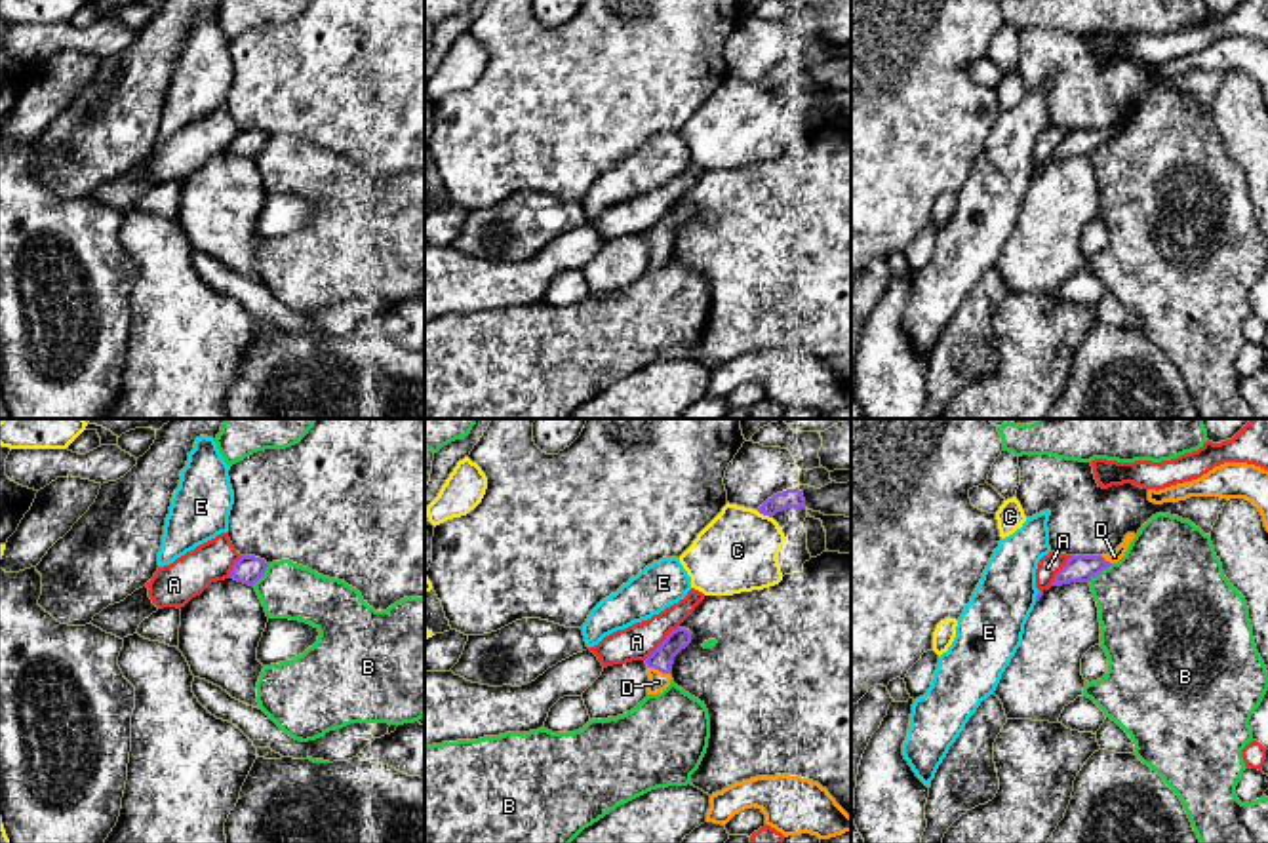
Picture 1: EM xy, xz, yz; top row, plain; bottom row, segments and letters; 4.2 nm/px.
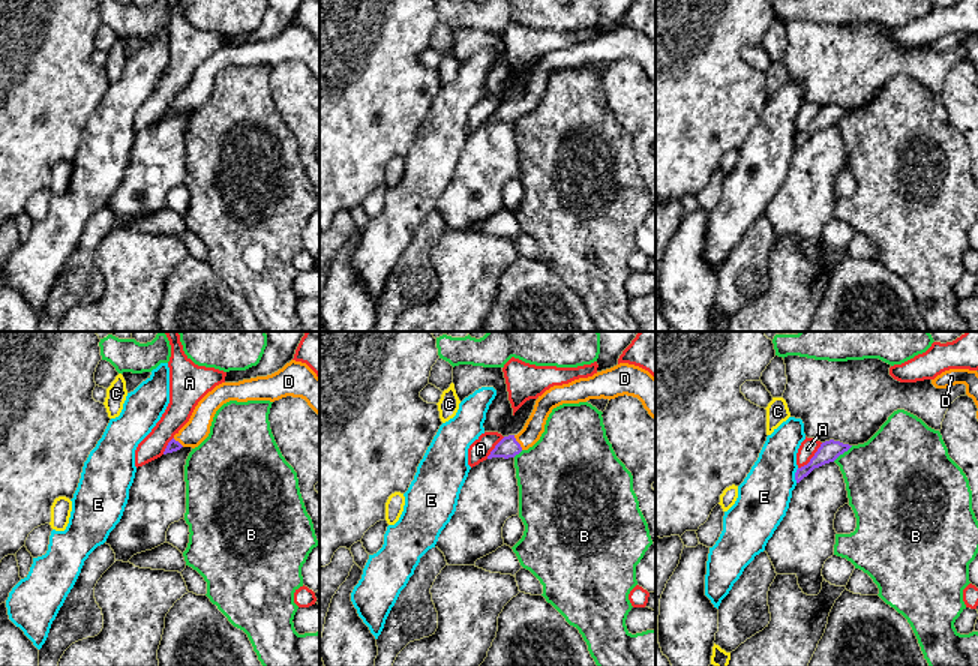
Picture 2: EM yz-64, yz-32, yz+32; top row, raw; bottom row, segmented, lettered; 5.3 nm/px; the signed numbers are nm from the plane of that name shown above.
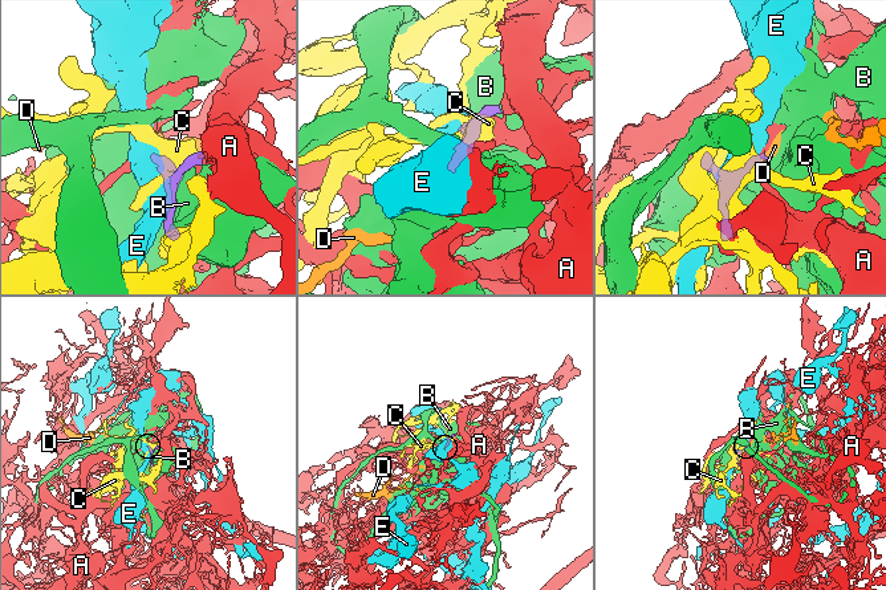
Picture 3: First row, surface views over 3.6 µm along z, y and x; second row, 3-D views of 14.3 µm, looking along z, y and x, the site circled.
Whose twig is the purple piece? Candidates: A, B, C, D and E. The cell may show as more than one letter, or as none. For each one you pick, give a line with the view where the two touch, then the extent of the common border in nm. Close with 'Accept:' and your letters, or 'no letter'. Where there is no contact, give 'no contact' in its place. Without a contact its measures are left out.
D: contact in xz; length 100 nm
Accept: D

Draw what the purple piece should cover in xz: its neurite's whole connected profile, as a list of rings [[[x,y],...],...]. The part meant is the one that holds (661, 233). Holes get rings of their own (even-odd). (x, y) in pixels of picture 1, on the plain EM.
[[[685,202],[672,204],[666,213],[645,232],[647,268],[663,266],[672,253],[674,230],[691,217],[691,206]]]

